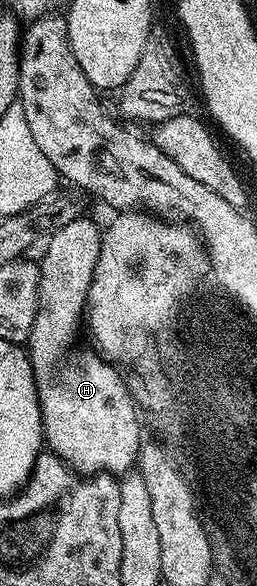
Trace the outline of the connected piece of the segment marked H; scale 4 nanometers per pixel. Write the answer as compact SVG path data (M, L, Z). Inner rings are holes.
M84 217L73 218L47 239L48 247L44 250L44 259L39 259L38 262L40 287L34 324L28 333L26 349L36 377L36 394L40 397L40 415L47 449L58 455L81 476L105 472L113 476L123 476L137 465L142 445L142 418L136 402L133 401L129 383L124 383L116 371L119 369L99 353L89 349L90 351L76 350L71 354L72 345L76 342L76 333L82 330L82 319L86 314L88 293L94 268L98 264L102 241L101 227L96 227L90 219Z

